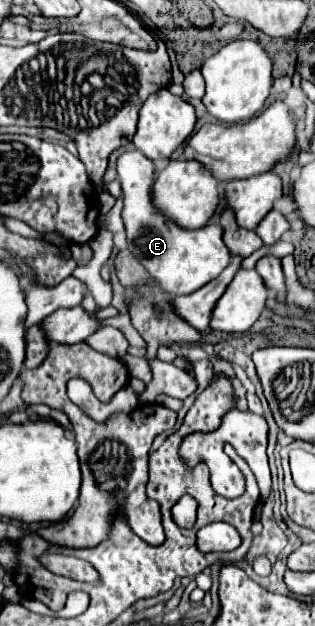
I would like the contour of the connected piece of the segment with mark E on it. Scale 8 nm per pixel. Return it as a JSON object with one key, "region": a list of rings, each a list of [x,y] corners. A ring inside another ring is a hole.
{"region":[[[127,151],[117,159],[117,173],[119,173],[121,187],[123,187],[121,215],[123,215],[123,223],[125,223],[125,231],[127,231],[127,245],[131,249],[131,253],[135,255],[135,259],[139,259],[139,263],[143,263],[143,267],[149,271],[149,275],[157,279],[157,283],[163,287],[163,291],[167,291],[173,297],[189,295],[189,293],[201,289],[203,285],[207,285],[229,265],[231,253],[223,243],[221,225],[207,223],[201,229],[183,229],[177,223],[171,223],[171,219],[167,219],[163,213],[157,211],[157,207],[153,205],[153,195],[151,195],[151,187],[155,183],[155,165],[151,159],[147,159],[141,151]]]}

